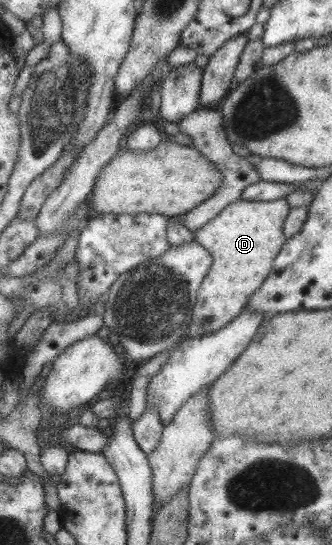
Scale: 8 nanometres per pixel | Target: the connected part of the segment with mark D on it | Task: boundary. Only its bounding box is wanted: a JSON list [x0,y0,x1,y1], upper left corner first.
[183,198,289,338]

